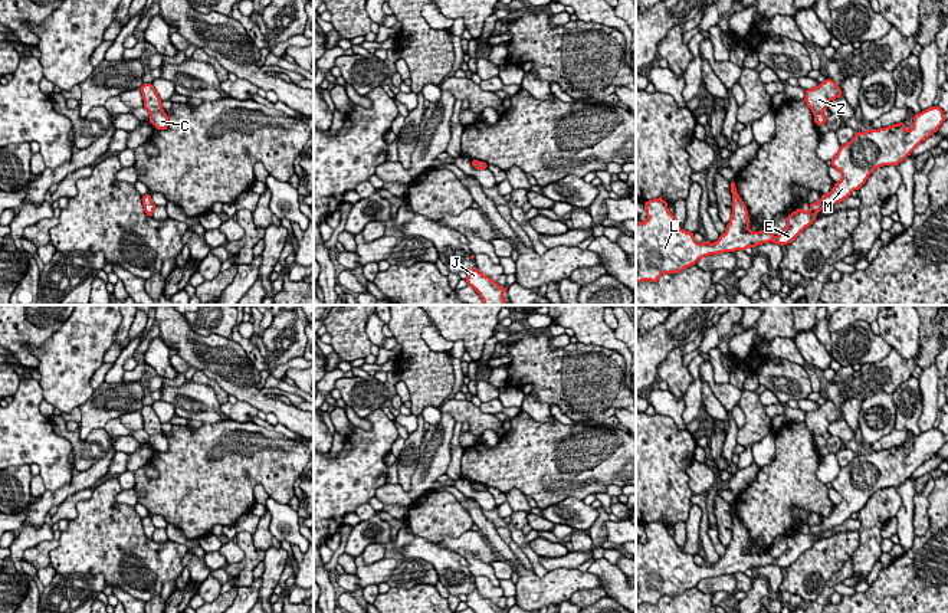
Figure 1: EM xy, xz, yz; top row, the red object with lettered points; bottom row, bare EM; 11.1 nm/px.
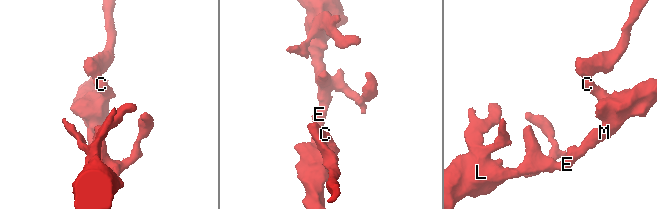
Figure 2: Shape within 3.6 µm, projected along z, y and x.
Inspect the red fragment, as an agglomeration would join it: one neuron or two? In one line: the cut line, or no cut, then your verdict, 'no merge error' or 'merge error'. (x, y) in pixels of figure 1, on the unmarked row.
cut xy (161, 432), (150, 436); merge error

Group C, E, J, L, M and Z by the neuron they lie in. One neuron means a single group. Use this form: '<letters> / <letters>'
C E J L M / Z

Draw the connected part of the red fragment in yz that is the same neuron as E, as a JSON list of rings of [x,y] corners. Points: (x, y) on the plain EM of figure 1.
[[[931,429],[913,437],[909,453],[905,445],[893,446],[880,452],[856,455],[844,468],[840,468],[830,486],[842,495],[842,502],[834,505],[829,517],[810,527],[808,534],[797,531],[787,538],[787,550],[778,558],[768,551],[751,554],[747,528],[739,519],[735,505],[731,505],[732,538],[726,554],[715,566],[696,566],[695,555],[679,550],[673,537],[667,532],[663,519],[644,524],[647,542],[636,544],[636,607],[642,603],[656,604],[663,596],[679,596],[696,587],[709,577],[745,573],[757,567],[774,564],[781,568],[791,566],[816,542],[816,535],[852,518],[869,498],[883,488],[898,488],[919,468],[929,460],[945,443],[939,429]]]

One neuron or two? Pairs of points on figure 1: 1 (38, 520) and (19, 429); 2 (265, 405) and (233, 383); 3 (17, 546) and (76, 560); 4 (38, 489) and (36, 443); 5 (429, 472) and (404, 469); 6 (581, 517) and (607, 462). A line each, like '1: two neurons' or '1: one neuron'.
1: two neurons
2: one neuron
3: two neurons
4: two neurons
5: two neurons
6: two neurons

